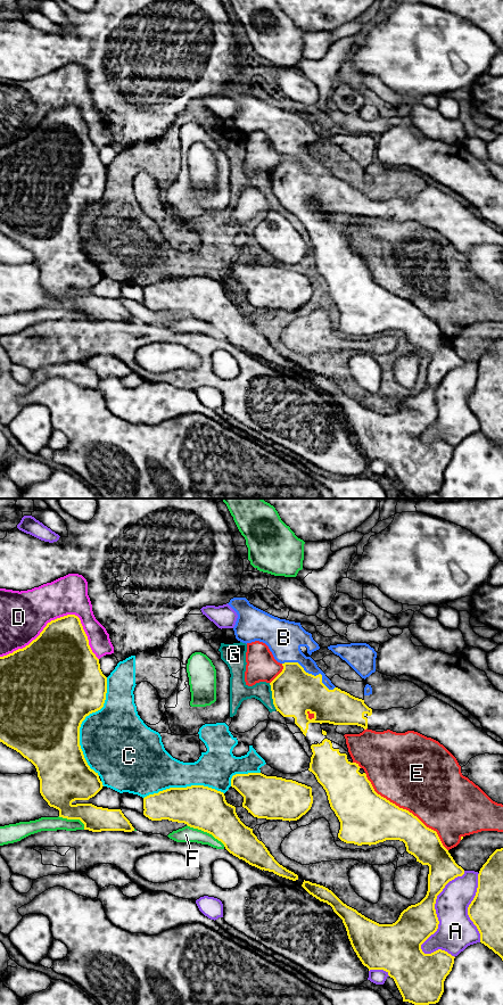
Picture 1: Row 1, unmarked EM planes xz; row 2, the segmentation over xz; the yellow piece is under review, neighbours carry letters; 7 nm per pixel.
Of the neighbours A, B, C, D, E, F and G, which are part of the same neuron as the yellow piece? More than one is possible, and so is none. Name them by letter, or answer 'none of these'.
B

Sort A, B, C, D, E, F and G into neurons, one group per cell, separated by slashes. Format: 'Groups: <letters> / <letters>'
Groups: A / B / C G / D / E / F

